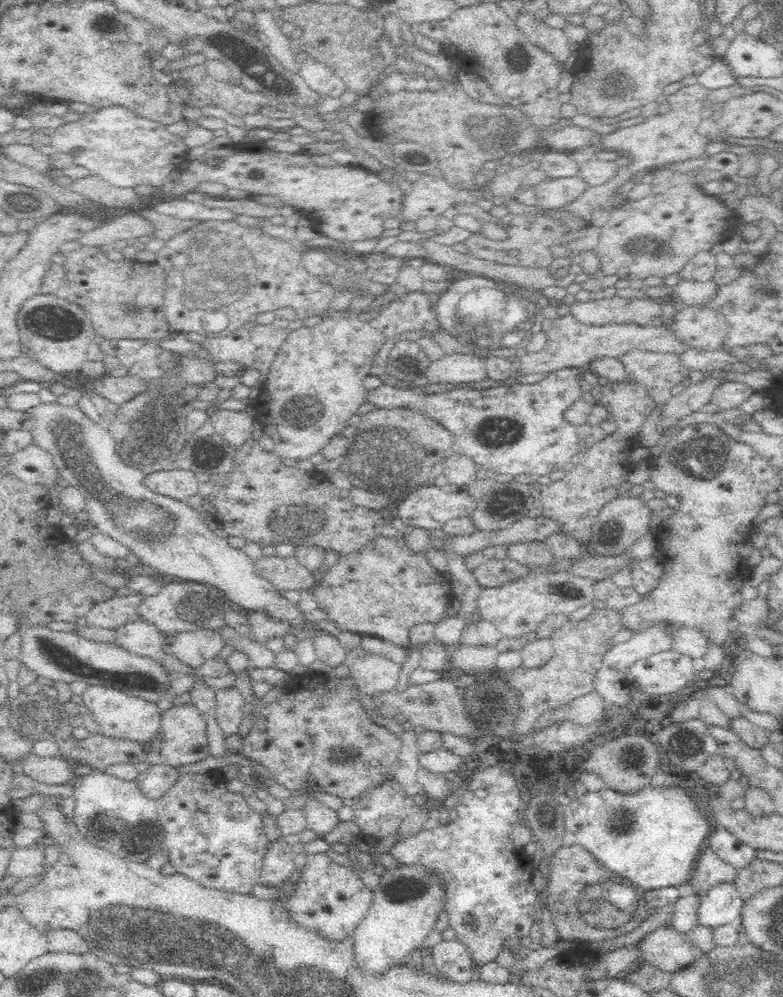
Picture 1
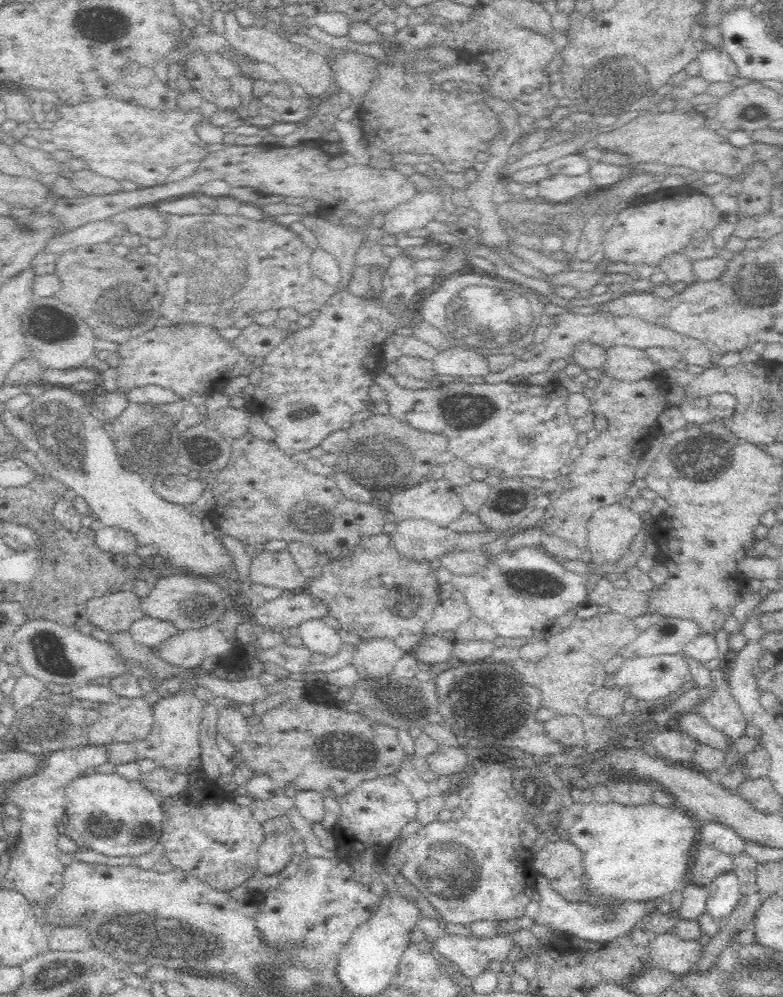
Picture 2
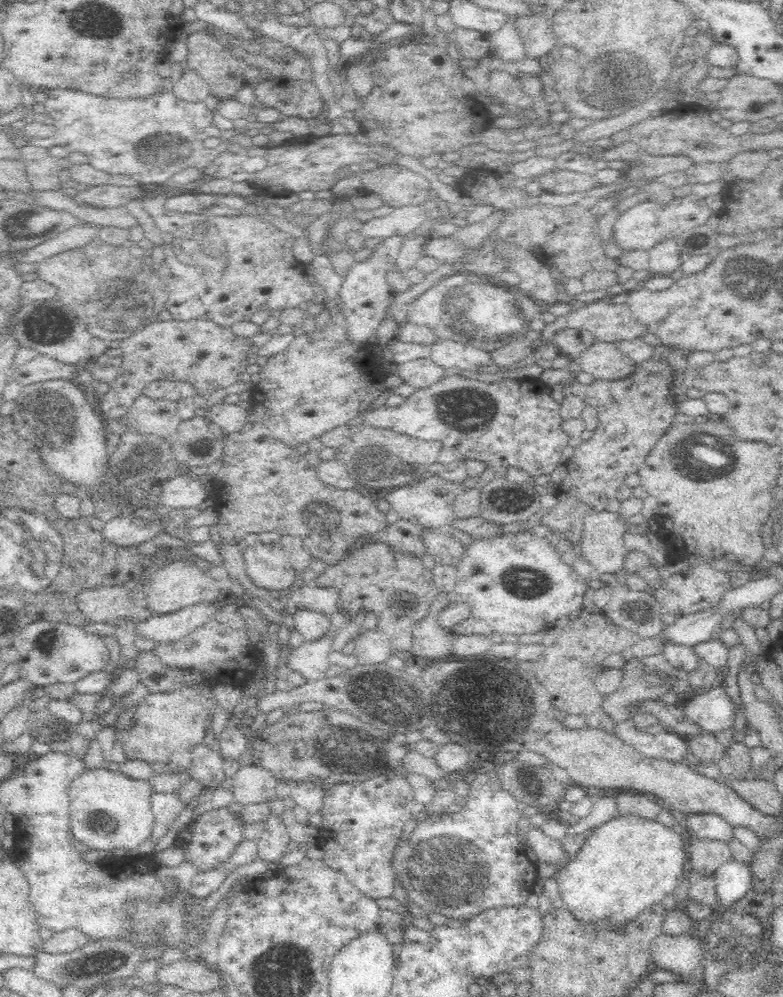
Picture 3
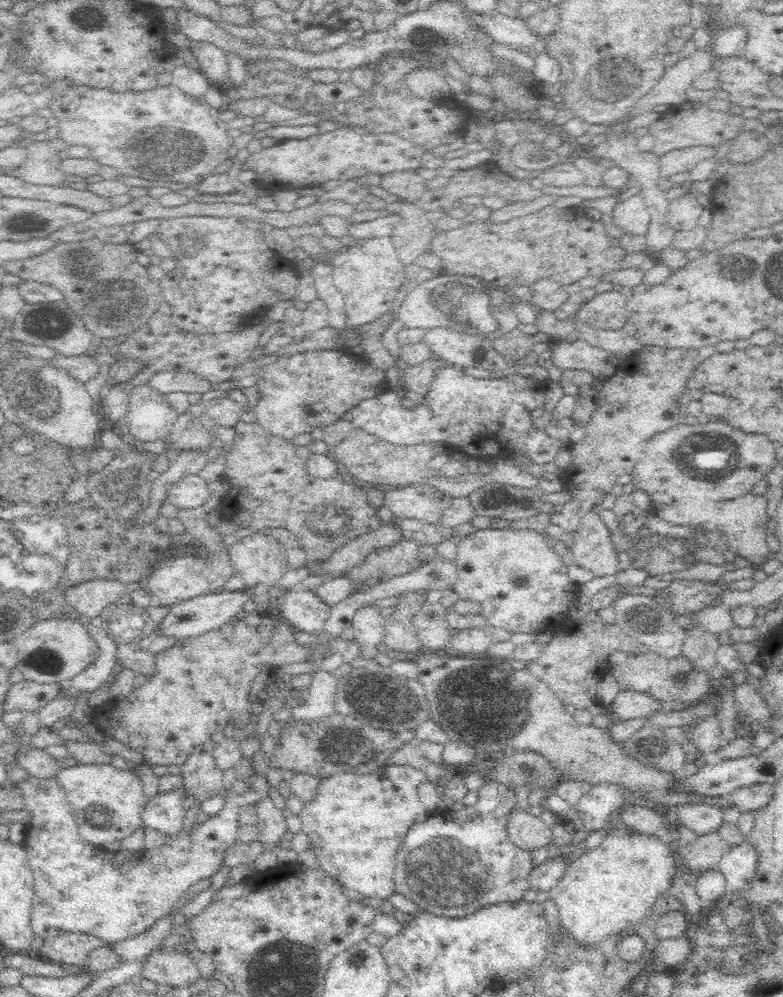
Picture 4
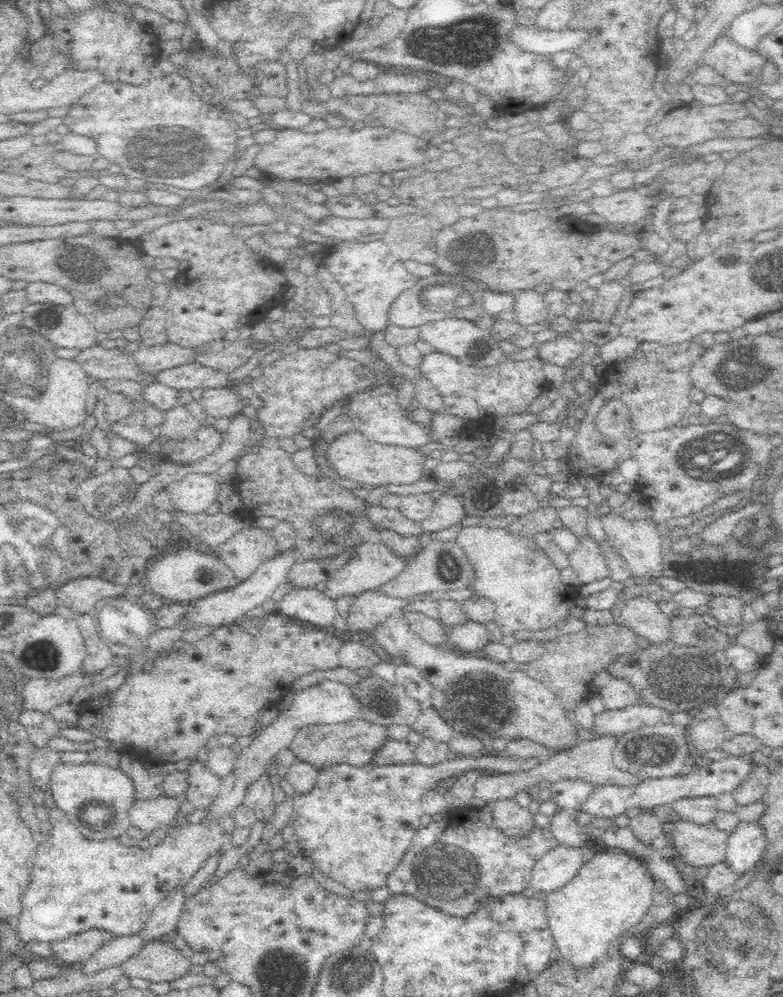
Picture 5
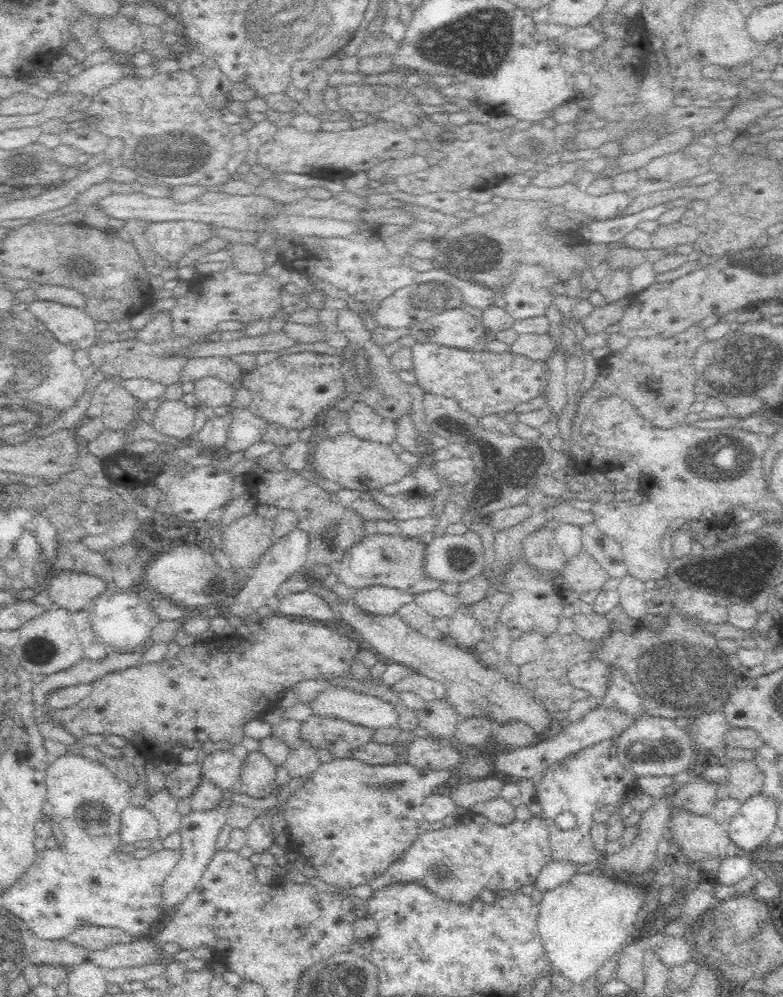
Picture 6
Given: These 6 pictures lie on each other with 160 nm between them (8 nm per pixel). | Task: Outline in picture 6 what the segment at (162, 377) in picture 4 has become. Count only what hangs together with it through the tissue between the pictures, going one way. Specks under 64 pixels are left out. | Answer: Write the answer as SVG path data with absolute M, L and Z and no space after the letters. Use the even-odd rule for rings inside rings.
M192 357L184 364L184 372L180 374L179 382L186 384L186 388L190 388L190 384L194 384L199 378L218 377L218 379L234 384L242 372L242 368L238 363L234 363L231 357Z

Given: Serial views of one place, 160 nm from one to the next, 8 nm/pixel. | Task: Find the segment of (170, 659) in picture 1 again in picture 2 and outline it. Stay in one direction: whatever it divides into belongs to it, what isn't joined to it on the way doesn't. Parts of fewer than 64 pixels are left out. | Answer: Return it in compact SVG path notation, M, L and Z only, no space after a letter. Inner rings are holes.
M143 617L136 620L128 628L128 633L132 635L132 639L138 645L146 645L153 648L164 640L168 640L176 634L178 629L175 624L168 620L158 620L153 617Z

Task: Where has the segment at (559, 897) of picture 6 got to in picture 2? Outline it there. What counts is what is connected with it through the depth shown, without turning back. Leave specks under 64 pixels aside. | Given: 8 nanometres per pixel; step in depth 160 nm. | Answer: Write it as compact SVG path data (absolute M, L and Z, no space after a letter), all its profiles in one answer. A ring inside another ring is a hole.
M592 799L590 803L583 803L582 801L576 801L569 808L564 808L560 820L560 826L565 829L565 832L569 834L570 842L574 843L578 850L581 850L582 857L582 868L583 868L583 879L582 884L591 892L591 894L601 895L605 898L612 898L618 901L618 904L627 902L642 902L642 900L656 900L660 896L665 896L674 890L682 889L685 883L689 880L690 870L688 869L691 865L693 857L693 849L697 843L698 837L698 826L699 823L690 814L681 810L679 805L676 804L671 807L664 807L654 803L653 801L648 804L634 804L624 805L618 804L617 802L610 801L606 804L600 804Z

